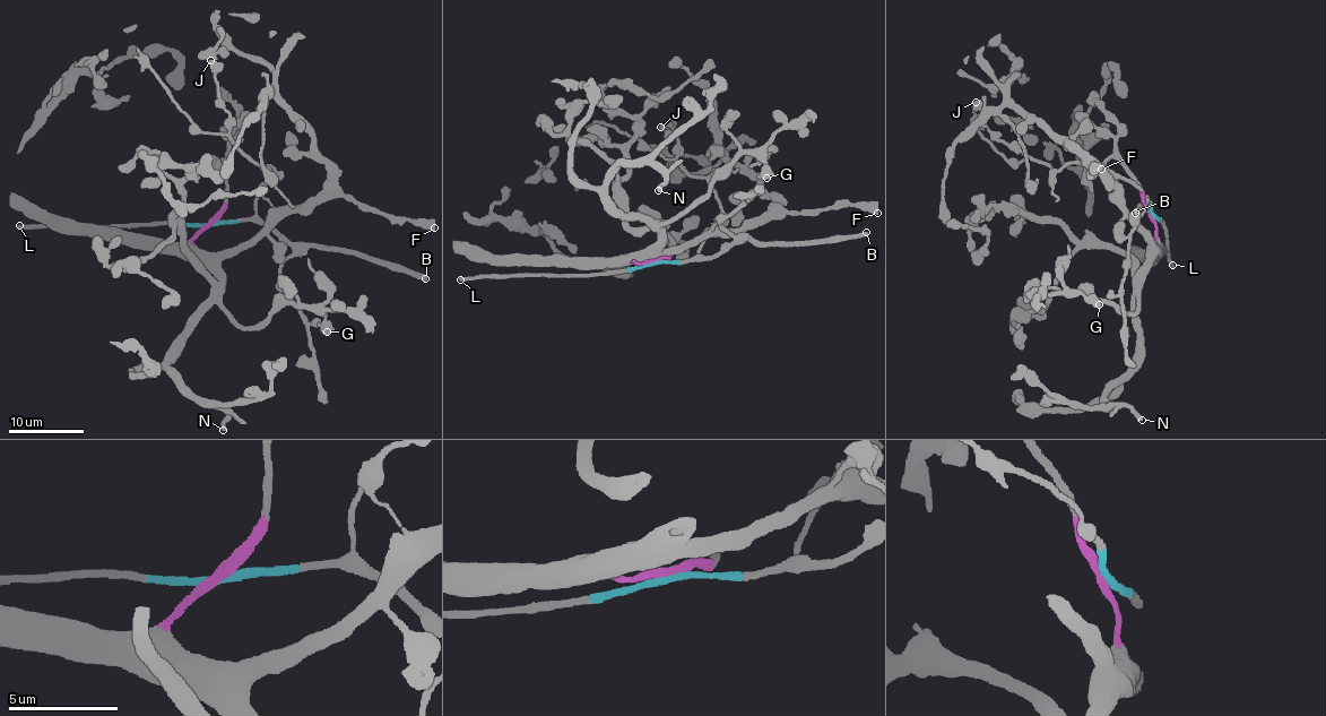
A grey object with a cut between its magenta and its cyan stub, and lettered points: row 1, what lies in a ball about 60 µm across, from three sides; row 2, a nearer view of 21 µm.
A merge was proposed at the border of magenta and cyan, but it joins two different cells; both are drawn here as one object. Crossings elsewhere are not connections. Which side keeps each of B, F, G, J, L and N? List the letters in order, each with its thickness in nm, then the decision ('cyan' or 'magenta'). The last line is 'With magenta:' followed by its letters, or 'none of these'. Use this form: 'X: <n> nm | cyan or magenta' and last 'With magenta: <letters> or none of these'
B: 400 nm | cyan
F: 500 nm | magenta
G: 850 nm | magenta
J: 440 nm | cyan
L: 300 nm | cyan
N: 440 nm | magenta
With magenta: F, G, N

